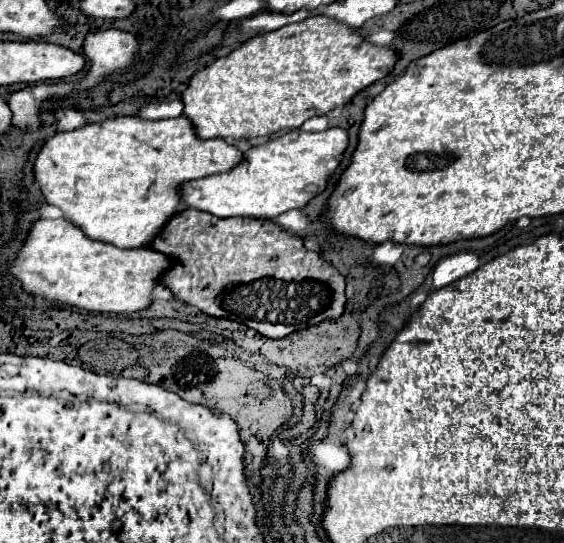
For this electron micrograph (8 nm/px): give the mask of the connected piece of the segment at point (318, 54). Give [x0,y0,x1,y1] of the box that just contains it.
[182,15,400,139]

